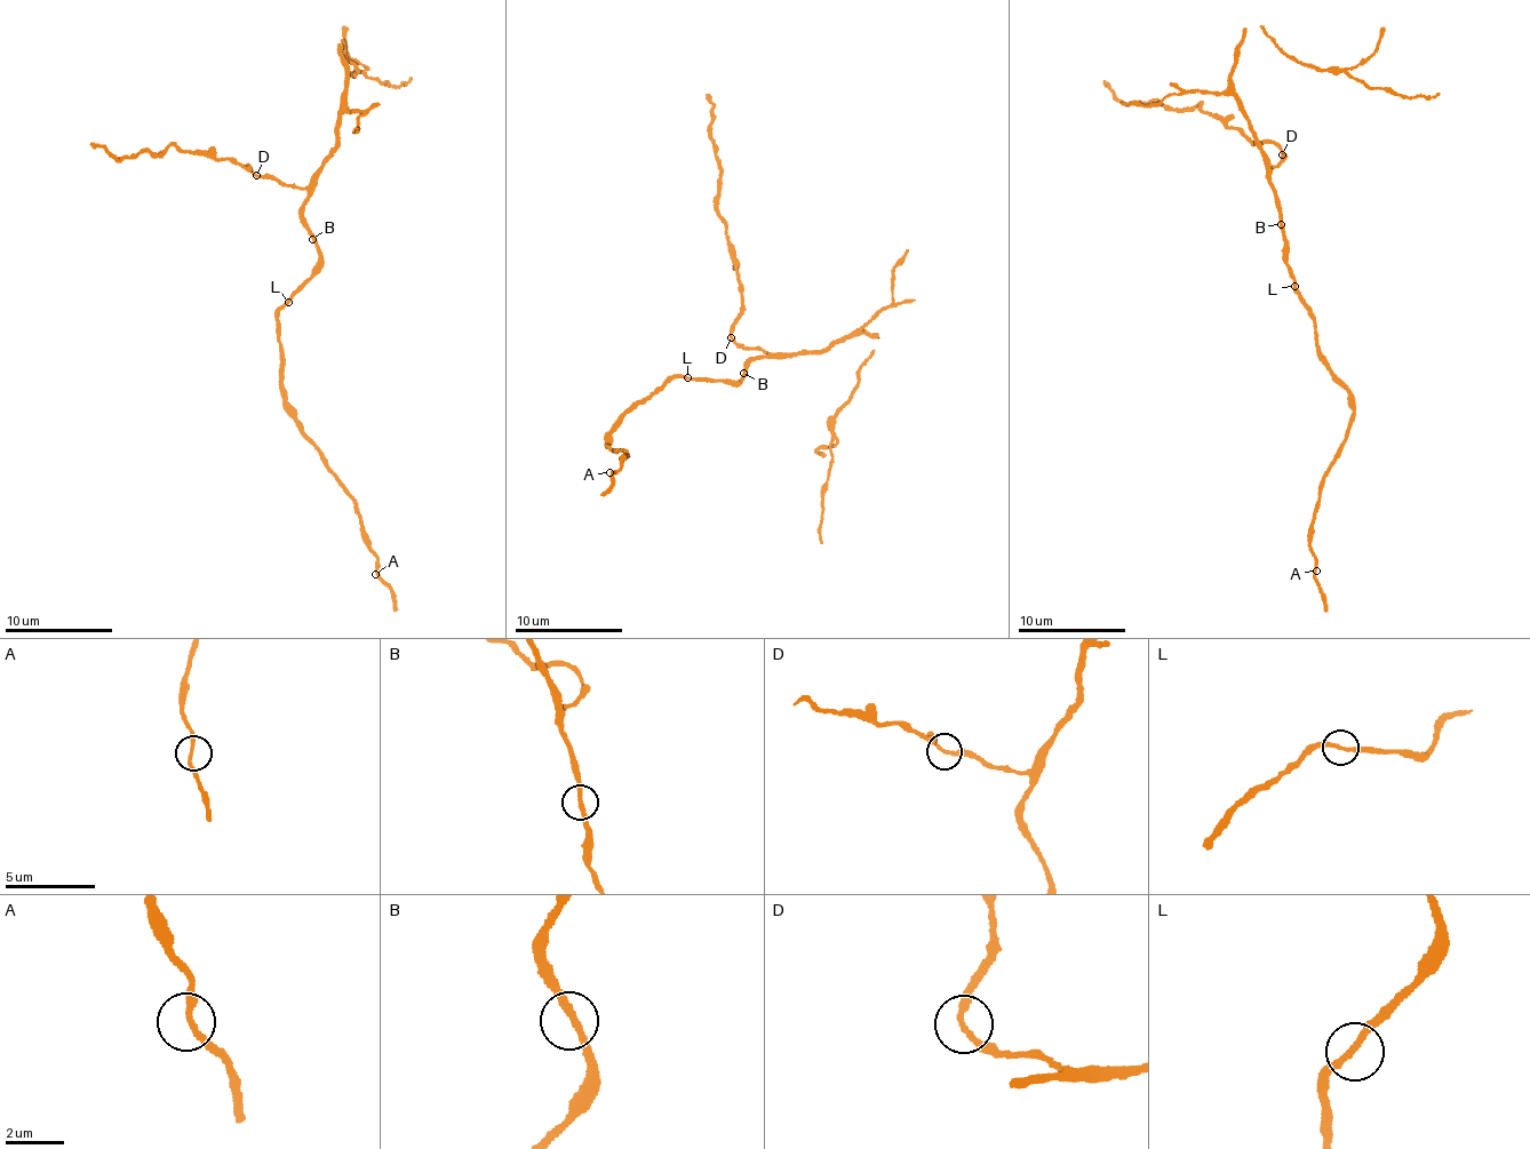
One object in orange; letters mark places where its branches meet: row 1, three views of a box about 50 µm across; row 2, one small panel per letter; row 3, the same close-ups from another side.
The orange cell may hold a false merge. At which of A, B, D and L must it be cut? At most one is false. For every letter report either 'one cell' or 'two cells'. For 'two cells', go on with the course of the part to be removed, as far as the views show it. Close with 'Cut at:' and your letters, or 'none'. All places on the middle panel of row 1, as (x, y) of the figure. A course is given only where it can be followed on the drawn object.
A: one cell
B: one cell
D: one cell
L: one cell
Cut at: none

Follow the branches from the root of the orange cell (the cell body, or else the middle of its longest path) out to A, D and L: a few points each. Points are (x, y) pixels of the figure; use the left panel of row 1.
A: (316, 239), (318, 271), (279, 312), (280, 387), (296, 427), (352, 501), (360, 536), (376, 558), (375, 574)
D: (316, 239), (303, 216), (309, 192), (256, 175)
L: (316, 239), (318, 271), (288, 302)

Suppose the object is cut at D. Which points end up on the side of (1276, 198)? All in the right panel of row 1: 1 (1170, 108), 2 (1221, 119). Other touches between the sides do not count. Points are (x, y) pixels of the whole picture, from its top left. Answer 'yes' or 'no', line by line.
1: no
2: no

